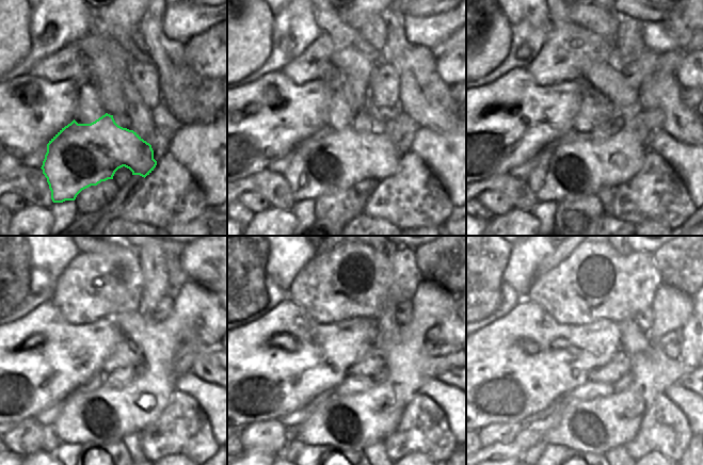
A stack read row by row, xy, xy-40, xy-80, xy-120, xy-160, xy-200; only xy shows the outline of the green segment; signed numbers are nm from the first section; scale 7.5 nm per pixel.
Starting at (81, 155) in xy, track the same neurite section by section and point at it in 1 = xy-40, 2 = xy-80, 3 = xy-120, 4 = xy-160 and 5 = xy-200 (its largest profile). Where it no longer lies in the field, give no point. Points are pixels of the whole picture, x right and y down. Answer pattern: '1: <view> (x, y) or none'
1: xy-40 (330, 160)
2: xy-80 (575, 165)
3: xy-120 (96, 413)
4: xy-160 (345, 421)
5: xy-200 (597, 426)

